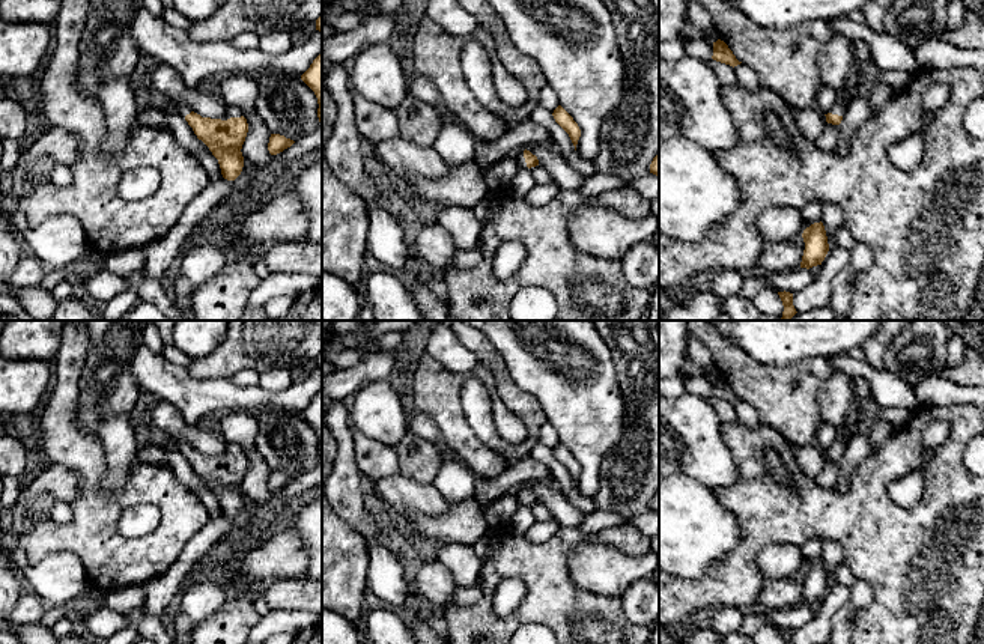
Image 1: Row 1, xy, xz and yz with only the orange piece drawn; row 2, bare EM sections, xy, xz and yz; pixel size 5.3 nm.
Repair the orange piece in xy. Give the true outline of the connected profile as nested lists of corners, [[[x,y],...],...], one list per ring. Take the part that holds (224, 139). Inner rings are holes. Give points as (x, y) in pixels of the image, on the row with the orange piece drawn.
[[[181,101],[175,102],[173,107],[218,159],[223,178],[235,181],[244,167],[241,149],[248,132],[247,119],[244,116],[227,120],[202,117]]]

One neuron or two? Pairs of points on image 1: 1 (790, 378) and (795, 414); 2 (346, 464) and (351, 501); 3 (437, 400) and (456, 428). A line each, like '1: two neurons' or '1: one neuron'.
1: one neuron
2: one neuron
3: one neuron

